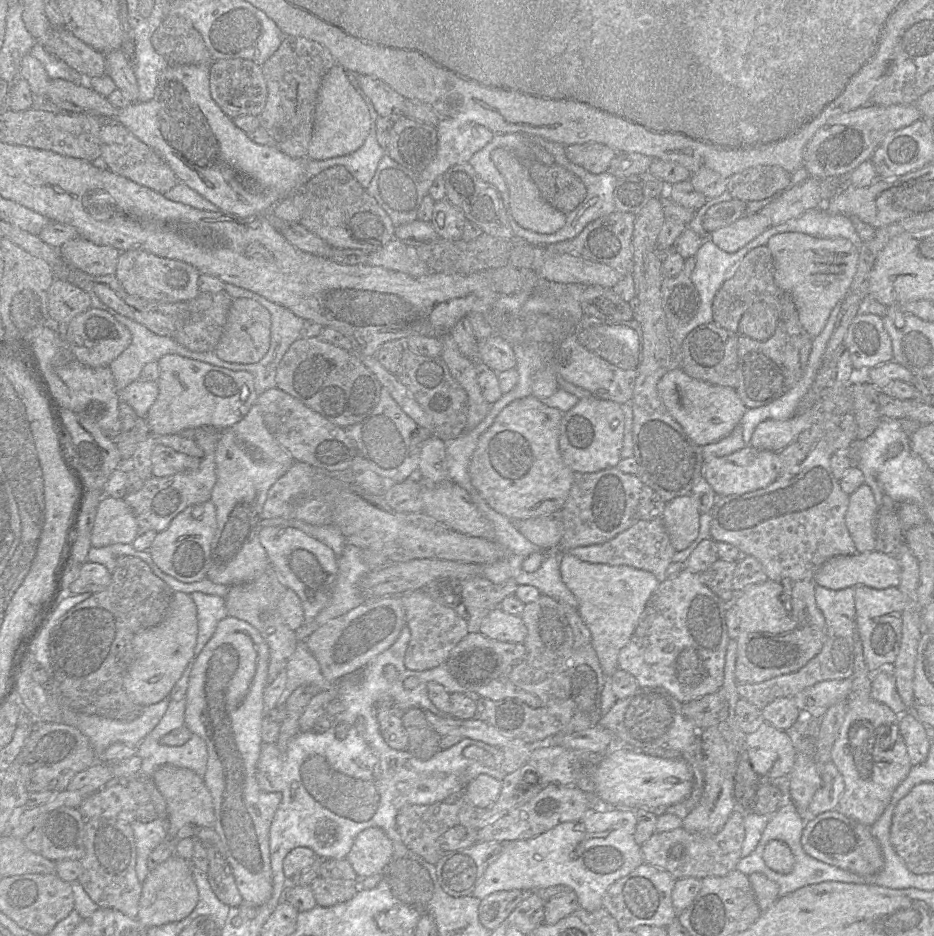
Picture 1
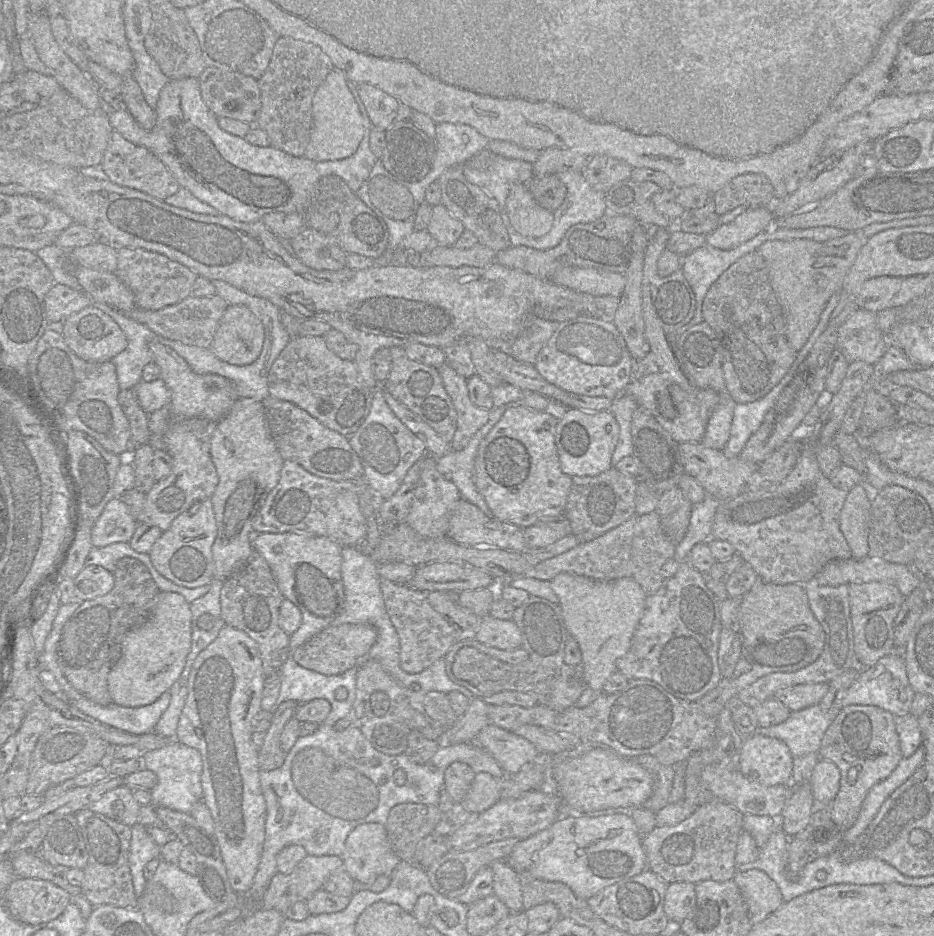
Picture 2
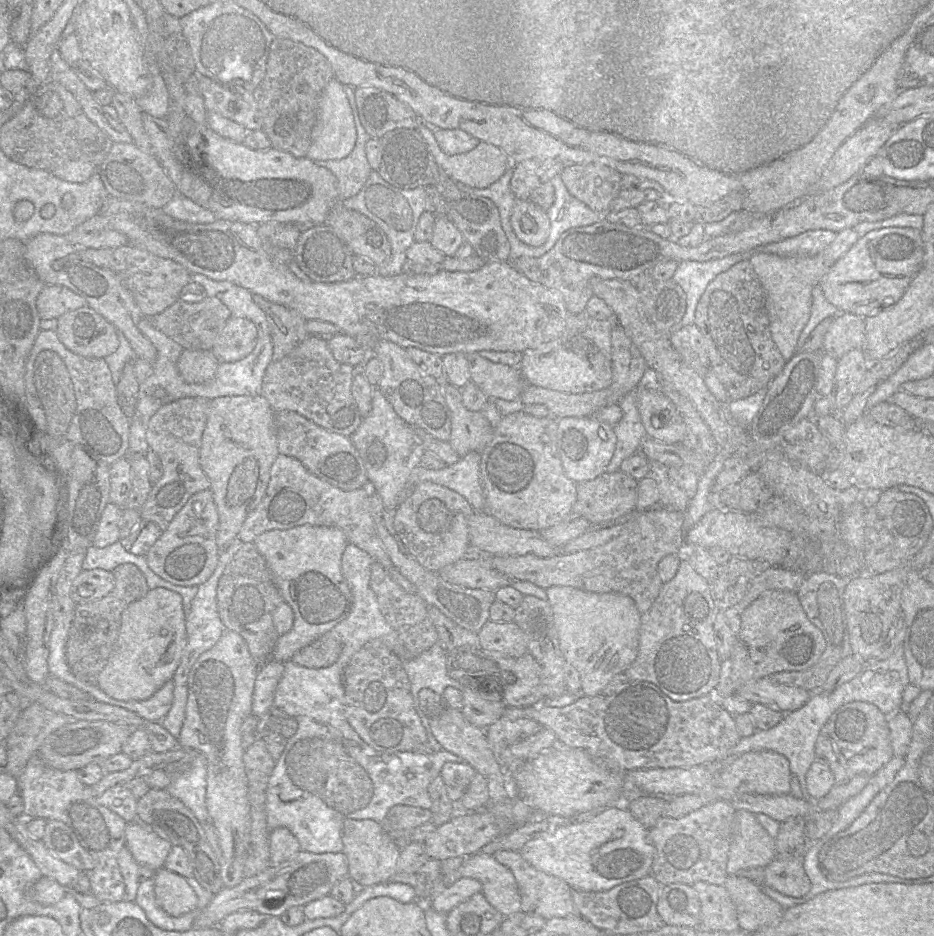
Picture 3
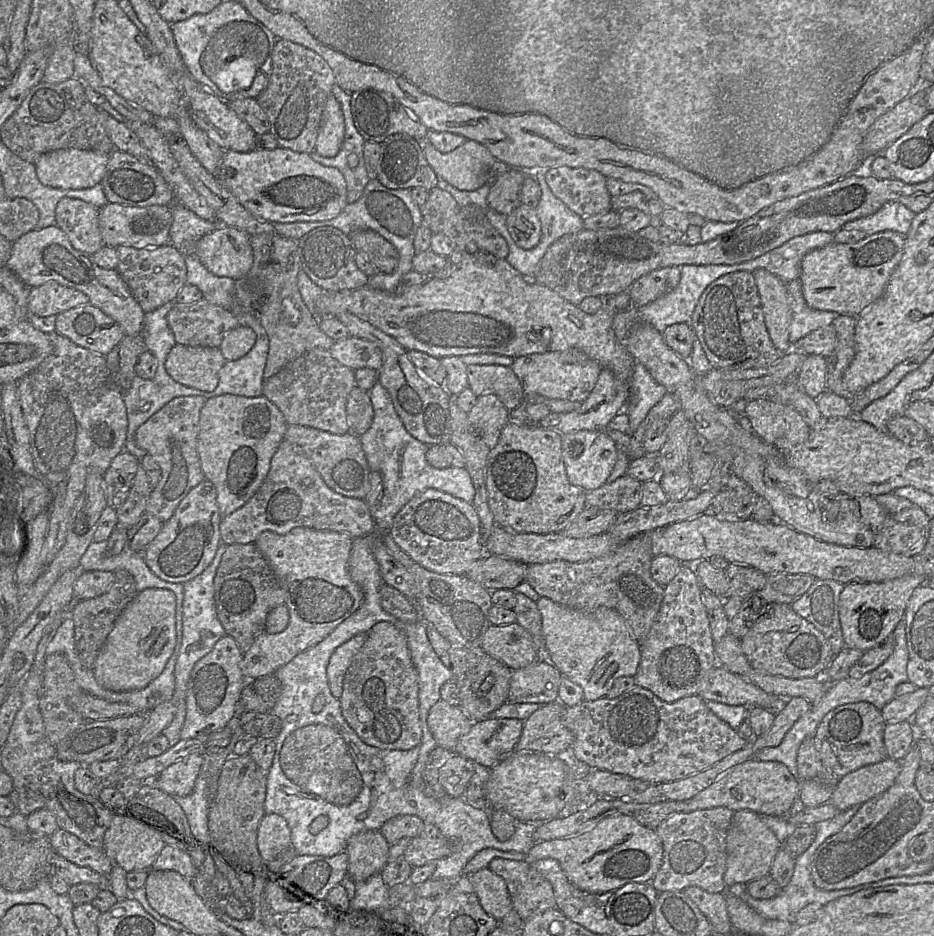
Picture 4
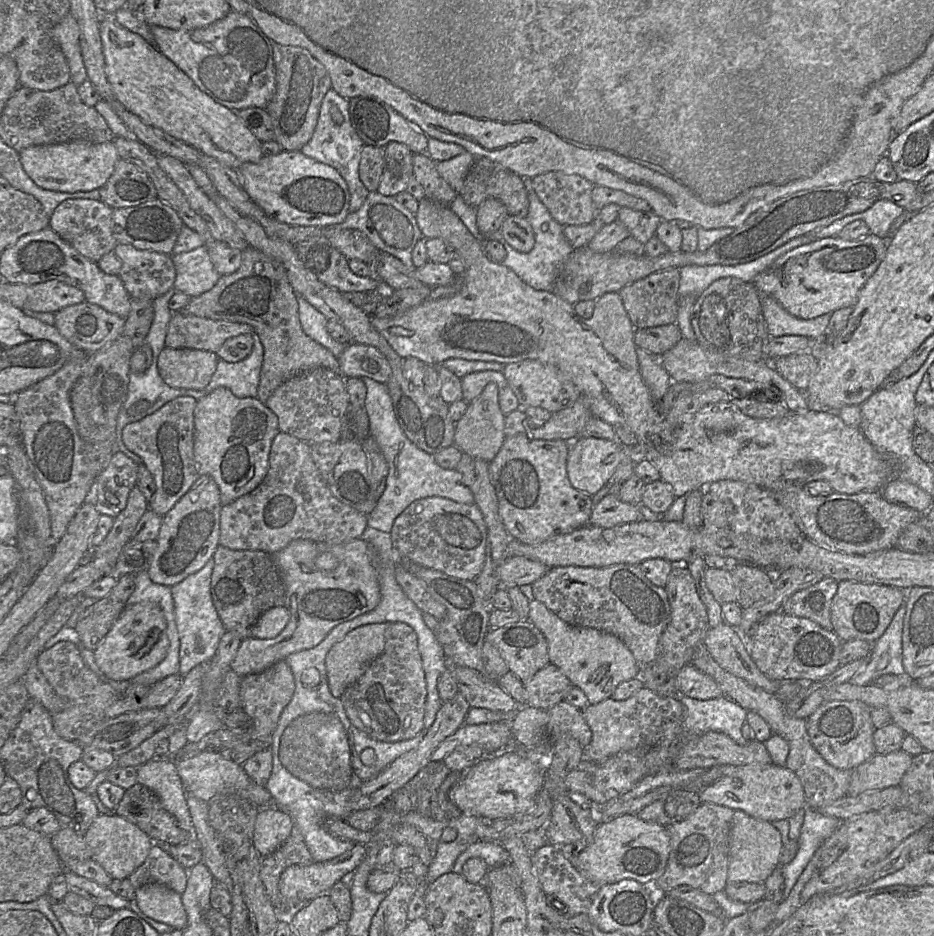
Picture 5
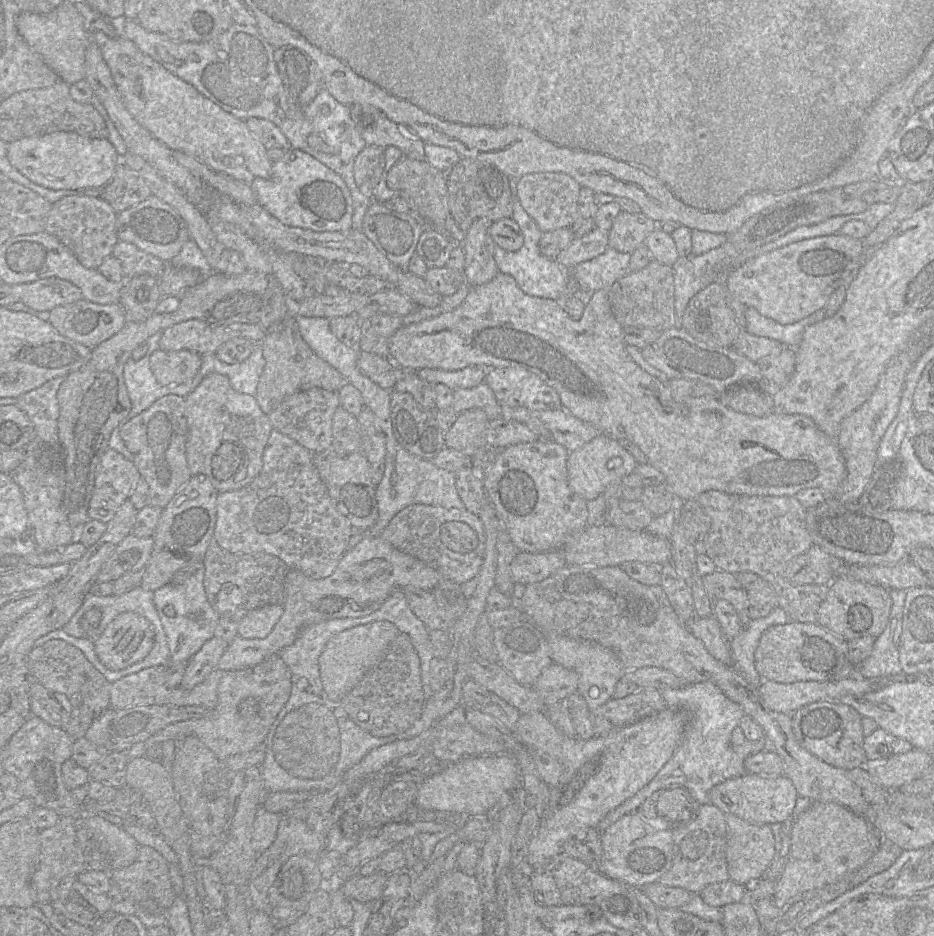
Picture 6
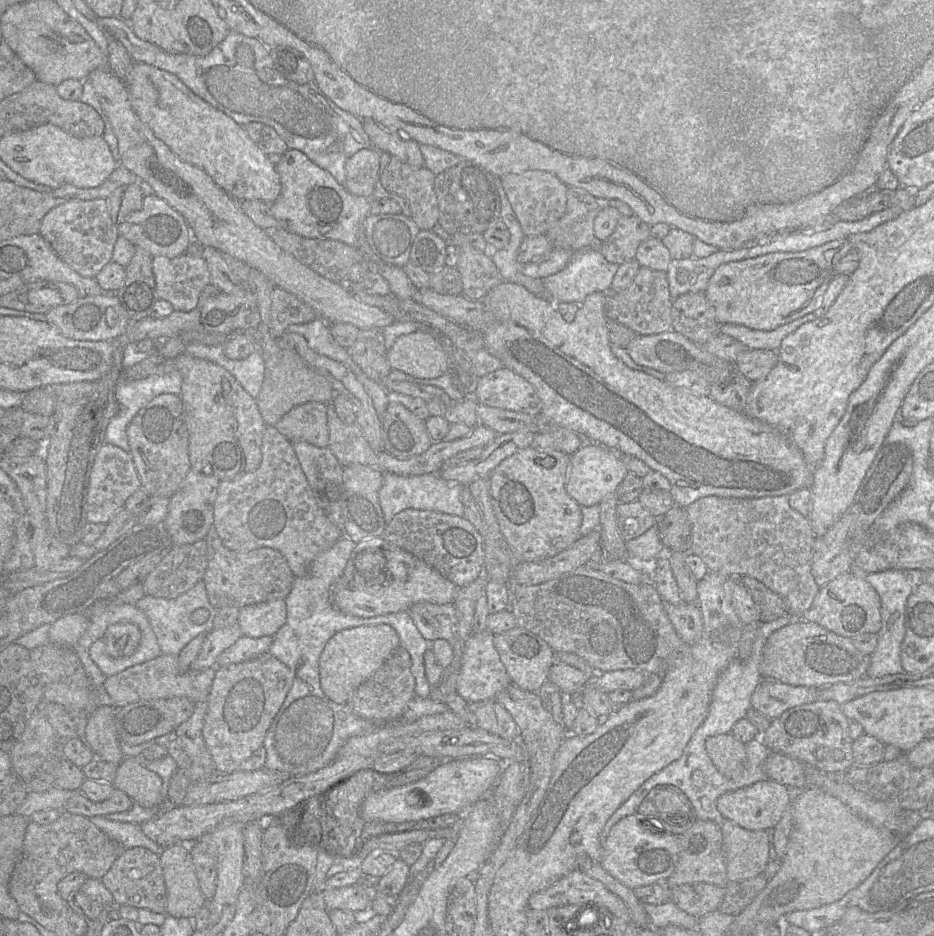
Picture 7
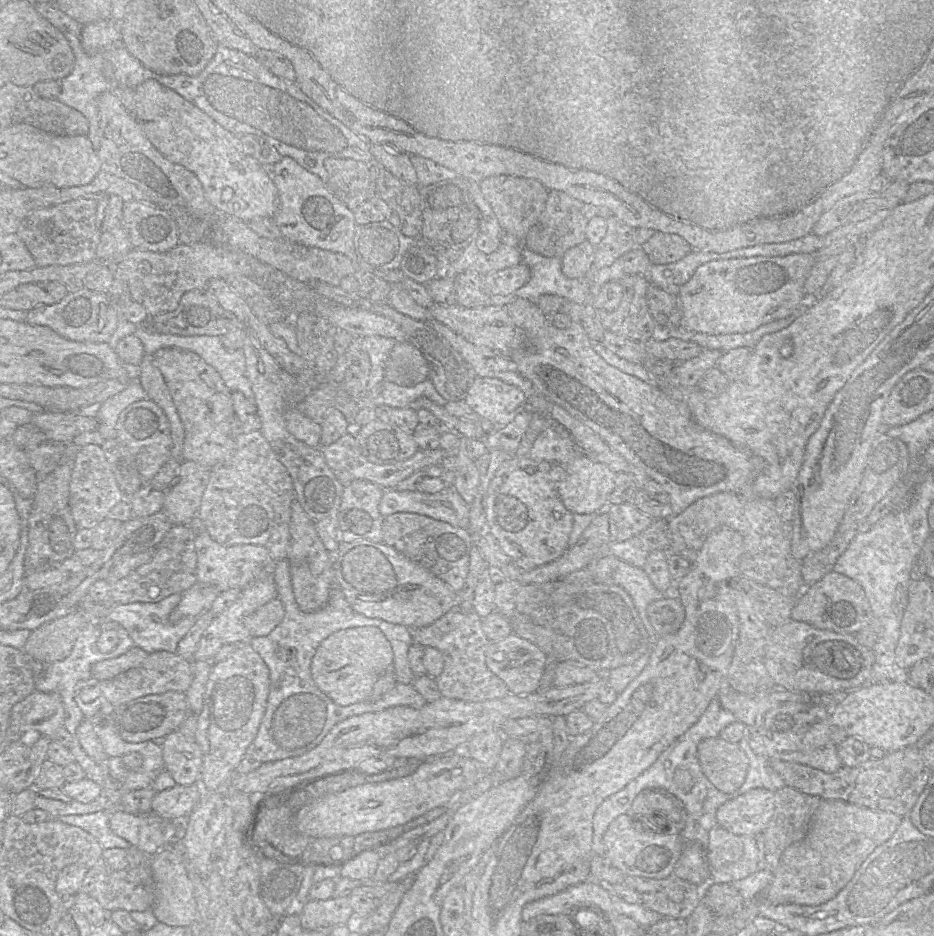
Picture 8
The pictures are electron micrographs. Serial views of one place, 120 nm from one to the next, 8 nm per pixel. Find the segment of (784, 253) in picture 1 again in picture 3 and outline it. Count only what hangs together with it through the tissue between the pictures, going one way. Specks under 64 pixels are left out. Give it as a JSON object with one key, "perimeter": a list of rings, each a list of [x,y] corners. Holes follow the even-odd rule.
{"perimeter":[[[846,228],[838,232],[836,238],[823,251],[812,257],[783,257],[758,253],[750,259],[750,264],[765,293],[765,308],[772,339],[786,361],[798,352],[798,338],[811,314],[813,288],[819,285],[829,269],[859,238],[860,236],[853,228]]]}

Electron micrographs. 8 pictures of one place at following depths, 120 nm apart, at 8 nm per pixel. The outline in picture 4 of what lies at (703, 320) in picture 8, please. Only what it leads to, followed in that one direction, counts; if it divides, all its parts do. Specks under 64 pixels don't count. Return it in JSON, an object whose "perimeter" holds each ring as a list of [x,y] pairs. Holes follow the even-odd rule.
{"perimeter":[[[892,231],[870,234],[854,243],[835,243],[814,249],[801,262],[800,281],[807,305],[816,310],[857,317],[879,299],[898,266],[904,250],[905,236]]]}

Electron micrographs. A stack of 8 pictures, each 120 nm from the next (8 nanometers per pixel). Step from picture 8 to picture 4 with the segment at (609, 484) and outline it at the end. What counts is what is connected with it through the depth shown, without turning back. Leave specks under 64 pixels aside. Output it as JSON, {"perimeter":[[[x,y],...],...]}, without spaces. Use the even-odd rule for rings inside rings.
{"perimeter":[[[605,429],[579,430],[562,435],[562,458],[568,481],[586,492],[607,482],[618,457],[618,447]]]}

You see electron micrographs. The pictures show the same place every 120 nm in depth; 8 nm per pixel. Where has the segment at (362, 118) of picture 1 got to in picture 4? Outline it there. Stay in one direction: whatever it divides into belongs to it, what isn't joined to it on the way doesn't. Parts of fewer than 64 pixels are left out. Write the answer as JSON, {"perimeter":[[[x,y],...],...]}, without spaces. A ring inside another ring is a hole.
{"perimeter":[[[330,93],[325,102],[315,151],[323,157],[334,157],[344,140],[344,118],[340,104]]]}

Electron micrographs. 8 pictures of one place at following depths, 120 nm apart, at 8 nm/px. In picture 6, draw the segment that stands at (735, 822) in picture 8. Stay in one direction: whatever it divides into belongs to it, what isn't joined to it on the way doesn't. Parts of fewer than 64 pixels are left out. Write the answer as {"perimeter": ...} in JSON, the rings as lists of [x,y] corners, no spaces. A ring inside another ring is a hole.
{"perimeter":[[[752,773],[725,780],[709,791],[709,801],[724,814],[737,817],[755,825],[783,823],[791,818],[798,798],[797,790],[792,781],[783,775],[763,777]]]}

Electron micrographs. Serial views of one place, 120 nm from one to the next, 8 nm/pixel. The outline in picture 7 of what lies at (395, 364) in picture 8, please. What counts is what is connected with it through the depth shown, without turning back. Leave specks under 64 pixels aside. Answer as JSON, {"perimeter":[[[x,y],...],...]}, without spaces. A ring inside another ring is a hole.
{"perimeter":[[[421,328],[399,336],[387,351],[393,370],[415,378],[437,378],[447,373],[447,353],[435,332]]]}

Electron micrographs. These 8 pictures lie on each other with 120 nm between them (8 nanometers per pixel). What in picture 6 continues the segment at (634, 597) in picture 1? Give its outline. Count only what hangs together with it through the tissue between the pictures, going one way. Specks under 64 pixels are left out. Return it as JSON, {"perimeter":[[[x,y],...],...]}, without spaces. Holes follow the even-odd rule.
{"perimeter":[[[558,634],[544,635],[552,661],[578,675],[577,692],[584,698],[590,711],[594,711],[612,698],[617,683],[626,672],[614,651],[589,640],[578,640]]]}

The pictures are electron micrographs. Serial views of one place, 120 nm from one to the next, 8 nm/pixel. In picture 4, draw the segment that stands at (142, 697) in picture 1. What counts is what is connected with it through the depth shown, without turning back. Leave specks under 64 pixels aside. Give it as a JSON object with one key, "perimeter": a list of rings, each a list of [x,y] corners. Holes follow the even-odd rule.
{"perimeter":[[[168,589],[138,592],[116,619],[93,667],[97,682],[115,692],[144,689],[157,678],[176,645],[176,597]]]}

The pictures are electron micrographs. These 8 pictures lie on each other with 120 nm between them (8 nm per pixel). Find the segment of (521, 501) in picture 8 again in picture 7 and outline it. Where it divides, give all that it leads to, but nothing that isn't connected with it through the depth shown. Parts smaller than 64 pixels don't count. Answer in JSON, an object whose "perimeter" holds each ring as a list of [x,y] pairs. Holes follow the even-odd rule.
{"perimeter":[[[531,446],[504,459],[488,476],[494,514],[518,561],[535,562],[553,557],[580,537],[582,507],[565,490],[569,469],[570,456],[566,453]]]}

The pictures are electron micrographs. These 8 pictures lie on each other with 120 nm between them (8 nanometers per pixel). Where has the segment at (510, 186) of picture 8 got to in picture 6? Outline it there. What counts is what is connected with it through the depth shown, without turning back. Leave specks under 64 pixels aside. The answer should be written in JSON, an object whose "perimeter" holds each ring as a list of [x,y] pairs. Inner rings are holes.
{"perimeter":[[[537,172],[515,180],[515,199],[518,200],[544,233],[563,227],[571,227],[576,218],[581,185],[571,176],[561,172]]]}

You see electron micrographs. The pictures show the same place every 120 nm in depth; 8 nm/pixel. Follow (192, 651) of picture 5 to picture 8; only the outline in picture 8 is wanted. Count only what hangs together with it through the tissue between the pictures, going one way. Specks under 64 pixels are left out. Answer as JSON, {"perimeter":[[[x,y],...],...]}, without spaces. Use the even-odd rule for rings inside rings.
{"perimeter":[[[172,594],[155,603],[133,602],[129,604],[116,604],[104,620],[116,622],[126,629],[135,645],[148,653],[158,651],[177,652],[181,639],[189,632],[197,618],[186,617],[178,623],[169,620],[171,612],[181,600],[181,594]]]}

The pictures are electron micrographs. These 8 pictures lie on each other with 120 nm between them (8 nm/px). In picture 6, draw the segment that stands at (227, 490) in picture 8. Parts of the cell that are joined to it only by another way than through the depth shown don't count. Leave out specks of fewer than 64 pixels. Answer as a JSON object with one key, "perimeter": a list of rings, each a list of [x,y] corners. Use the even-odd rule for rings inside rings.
{"perimeter":[[[276,429],[270,433],[266,447],[263,453],[263,466],[258,476],[247,486],[229,492],[218,493],[216,501],[216,523],[214,528],[214,538],[223,549],[235,554],[251,554],[258,552],[266,552],[281,558],[289,569],[301,571],[312,579],[323,579],[330,576],[336,569],[341,557],[348,549],[348,542],[354,529],[348,519],[338,511],[332,501],[327,486],[320,476],[319,470],[315,464],[314,453],[300,445],[295,440],[282,434]]]}

